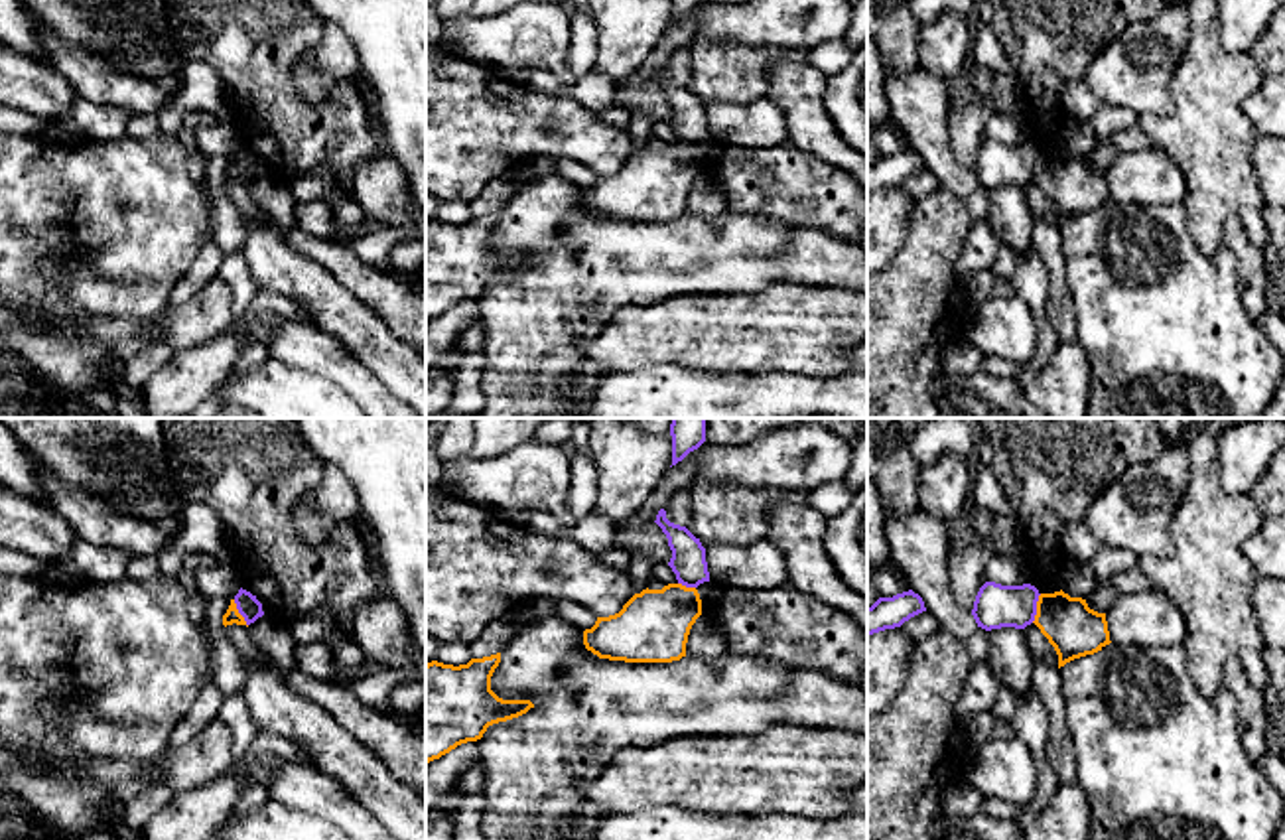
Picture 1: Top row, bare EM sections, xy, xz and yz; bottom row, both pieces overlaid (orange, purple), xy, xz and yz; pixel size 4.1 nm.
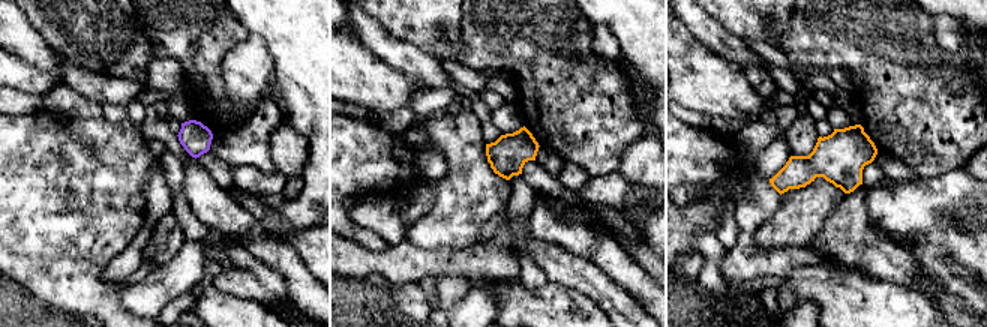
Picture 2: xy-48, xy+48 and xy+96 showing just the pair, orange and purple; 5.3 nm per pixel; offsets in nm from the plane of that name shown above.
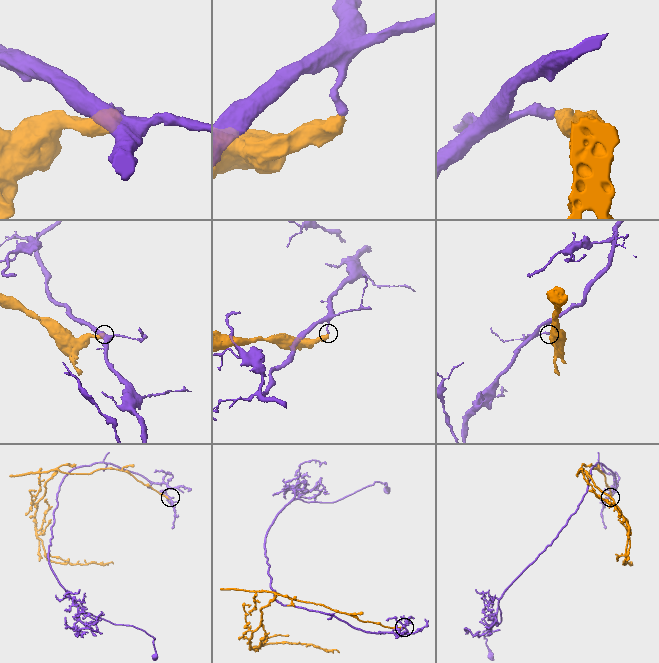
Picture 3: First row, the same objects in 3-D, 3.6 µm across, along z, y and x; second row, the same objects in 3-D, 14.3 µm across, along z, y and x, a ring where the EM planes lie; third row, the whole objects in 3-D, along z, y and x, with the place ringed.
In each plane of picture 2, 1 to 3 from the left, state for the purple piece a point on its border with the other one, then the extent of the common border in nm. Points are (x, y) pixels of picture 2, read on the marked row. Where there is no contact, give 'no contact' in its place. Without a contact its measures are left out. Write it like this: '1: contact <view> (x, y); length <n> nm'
1: no contact
2: no contact
3: no contact

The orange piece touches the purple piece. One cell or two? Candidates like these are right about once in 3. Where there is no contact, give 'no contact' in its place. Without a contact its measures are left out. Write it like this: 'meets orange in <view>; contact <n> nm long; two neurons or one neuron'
meets orange in yz; contact 130 nm long; two neurons

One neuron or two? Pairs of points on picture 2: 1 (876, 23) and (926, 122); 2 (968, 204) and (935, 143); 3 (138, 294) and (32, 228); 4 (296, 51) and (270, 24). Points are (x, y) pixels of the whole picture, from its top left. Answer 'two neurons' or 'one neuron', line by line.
1: one neuron
2: two neurons
3: two neurons
4: one neuron

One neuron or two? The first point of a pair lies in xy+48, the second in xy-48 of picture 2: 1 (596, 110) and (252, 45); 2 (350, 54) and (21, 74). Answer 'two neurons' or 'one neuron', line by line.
1: two neurons
2: one neuron

